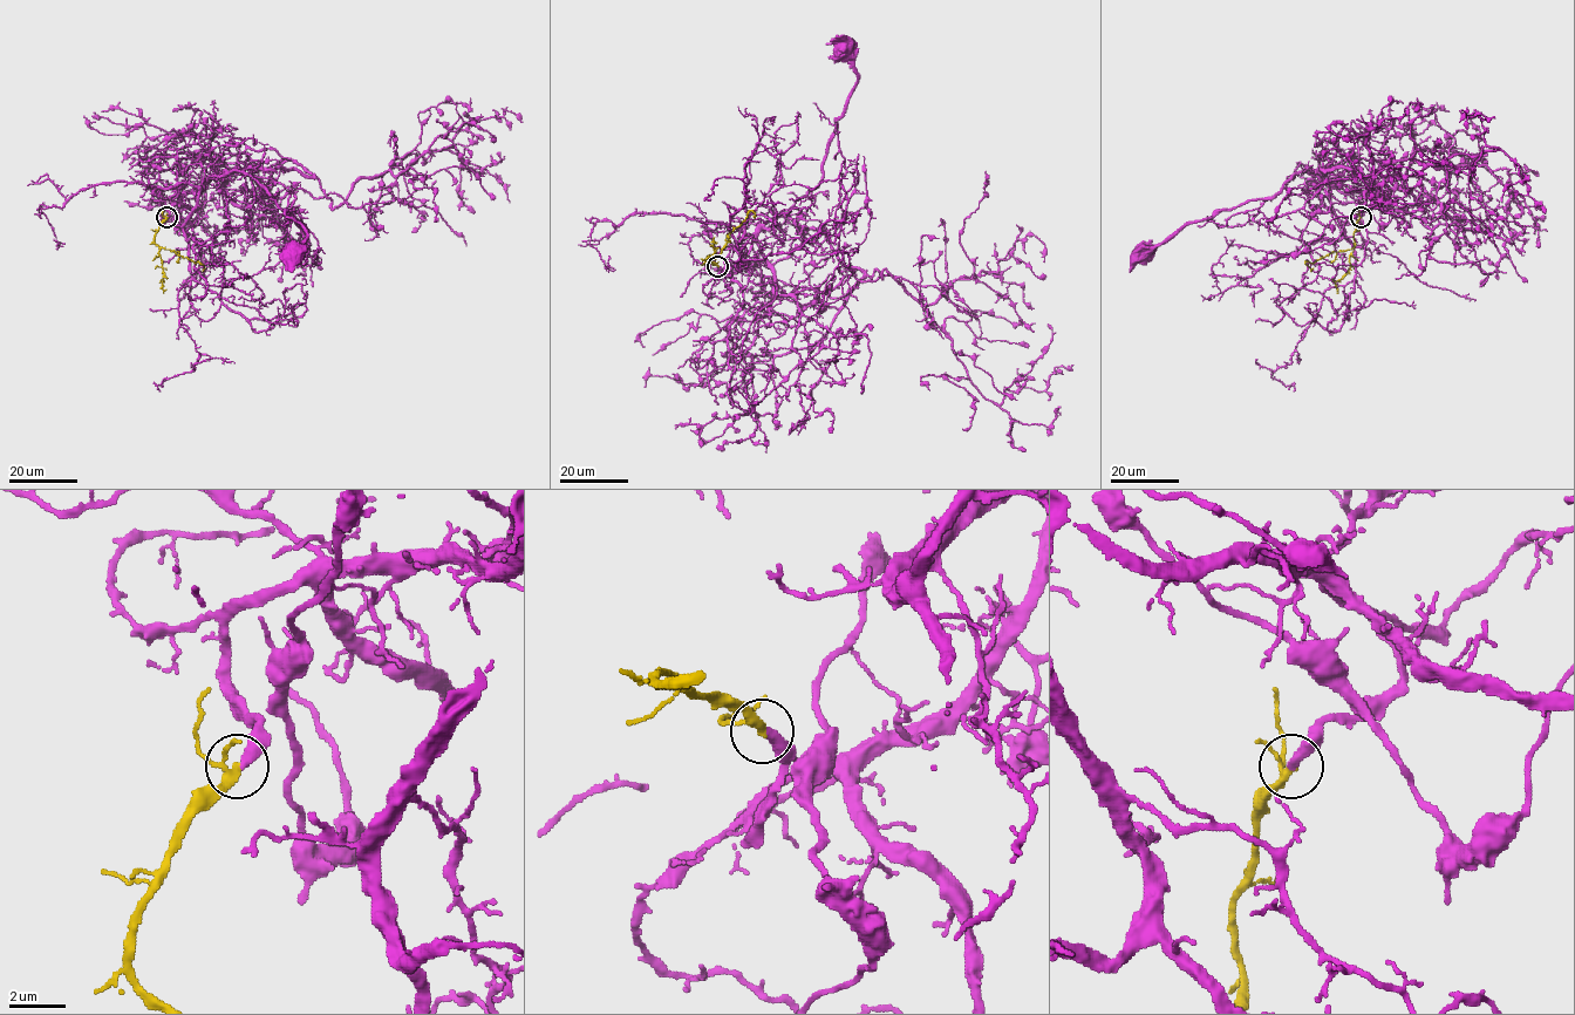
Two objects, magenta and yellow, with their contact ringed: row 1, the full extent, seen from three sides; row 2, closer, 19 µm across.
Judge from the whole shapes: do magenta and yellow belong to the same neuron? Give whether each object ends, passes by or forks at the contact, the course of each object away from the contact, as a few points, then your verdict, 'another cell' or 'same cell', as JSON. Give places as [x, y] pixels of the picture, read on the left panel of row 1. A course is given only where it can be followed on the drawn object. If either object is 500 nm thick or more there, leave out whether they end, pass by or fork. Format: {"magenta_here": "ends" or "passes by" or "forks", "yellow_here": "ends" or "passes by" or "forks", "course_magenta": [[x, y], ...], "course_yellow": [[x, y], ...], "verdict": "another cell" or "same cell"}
{"magenta_here": "ends", "yellow_here": "forks", "course_magenta": [[168, 217], [165, 199], [172, 195], [199, 192], [211, 177], [243, 171], [305, 230], [306, 238], [291, 252]], "course_yellow": [[166, 217], [154, 242], [198, 261], [203, 265], [203, 271]], "verdict": "same cell"}

